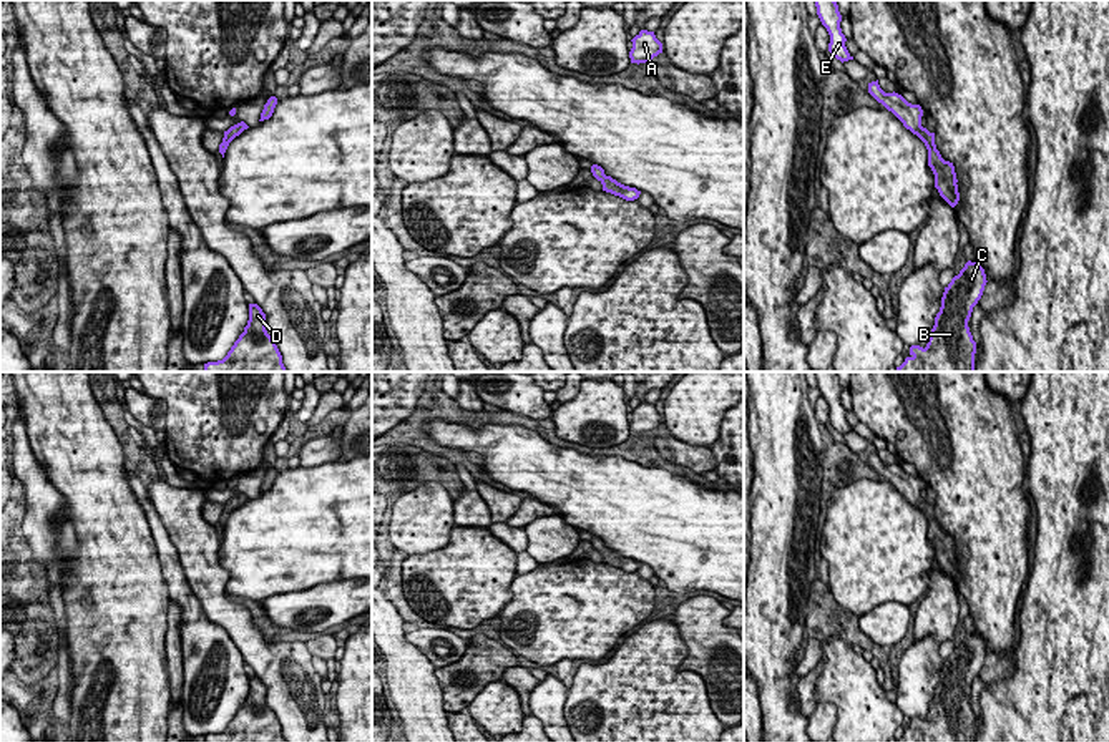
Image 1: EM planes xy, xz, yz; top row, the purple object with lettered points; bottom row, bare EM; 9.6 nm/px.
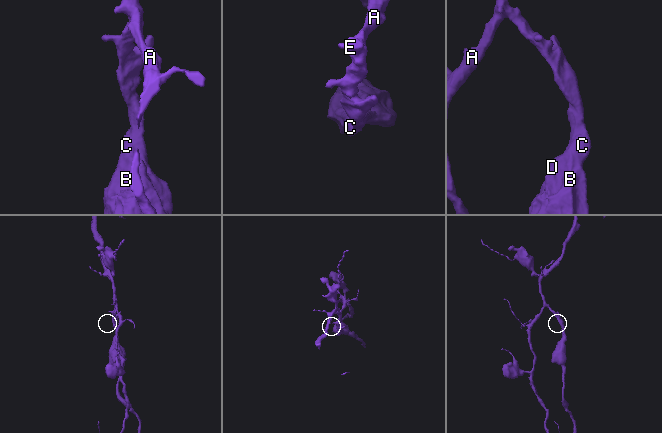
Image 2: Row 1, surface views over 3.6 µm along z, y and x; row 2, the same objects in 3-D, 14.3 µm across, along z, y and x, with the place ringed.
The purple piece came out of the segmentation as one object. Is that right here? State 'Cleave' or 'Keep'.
Keep

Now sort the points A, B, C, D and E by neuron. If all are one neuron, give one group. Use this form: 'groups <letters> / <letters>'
groups A B C D E

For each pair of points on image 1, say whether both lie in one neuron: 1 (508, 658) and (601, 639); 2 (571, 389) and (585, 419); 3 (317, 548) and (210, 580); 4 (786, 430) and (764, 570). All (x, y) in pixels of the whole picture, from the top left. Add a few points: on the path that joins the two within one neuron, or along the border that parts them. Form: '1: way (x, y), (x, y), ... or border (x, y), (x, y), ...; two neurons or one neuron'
1: border (502, 641), (518, 656); two neurons
2: border (580, 389), (561, 404); two neurons
3: border (219, 541), (219, 565), (228, 573), (229, 596); two neurons
4: way (786, 465), (782, 535); one neuron

